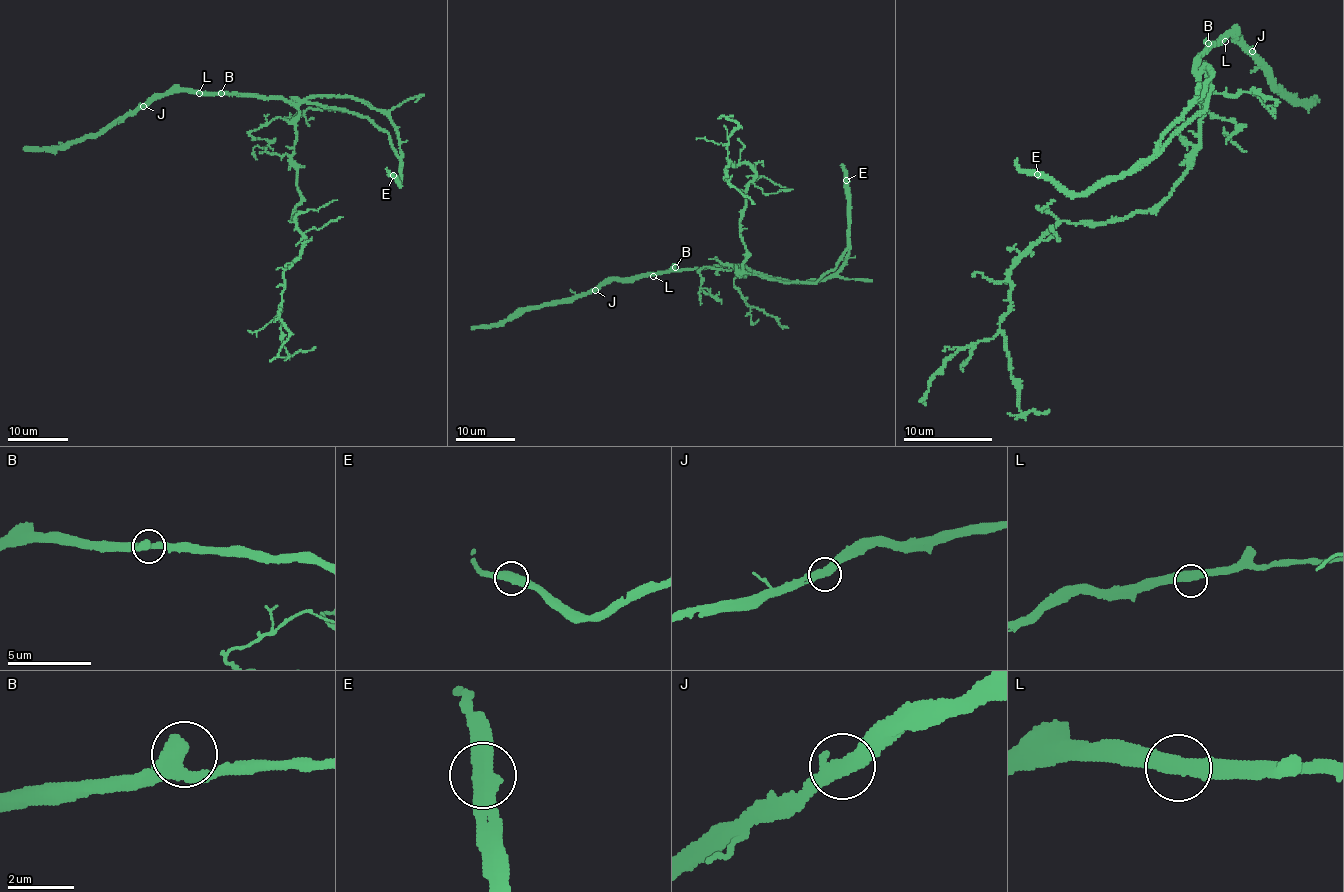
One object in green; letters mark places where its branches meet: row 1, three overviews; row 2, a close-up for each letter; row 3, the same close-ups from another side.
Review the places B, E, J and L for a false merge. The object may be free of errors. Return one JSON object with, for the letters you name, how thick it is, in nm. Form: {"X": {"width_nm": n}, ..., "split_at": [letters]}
{"E": {"width_nm": 480}, "split_at": ["E"]}

